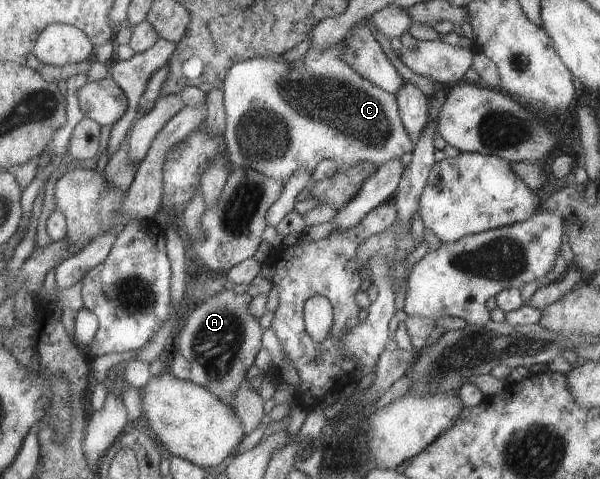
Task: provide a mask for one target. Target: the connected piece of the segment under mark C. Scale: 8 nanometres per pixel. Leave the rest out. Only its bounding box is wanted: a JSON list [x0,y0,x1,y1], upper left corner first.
[221,40,414,182]

